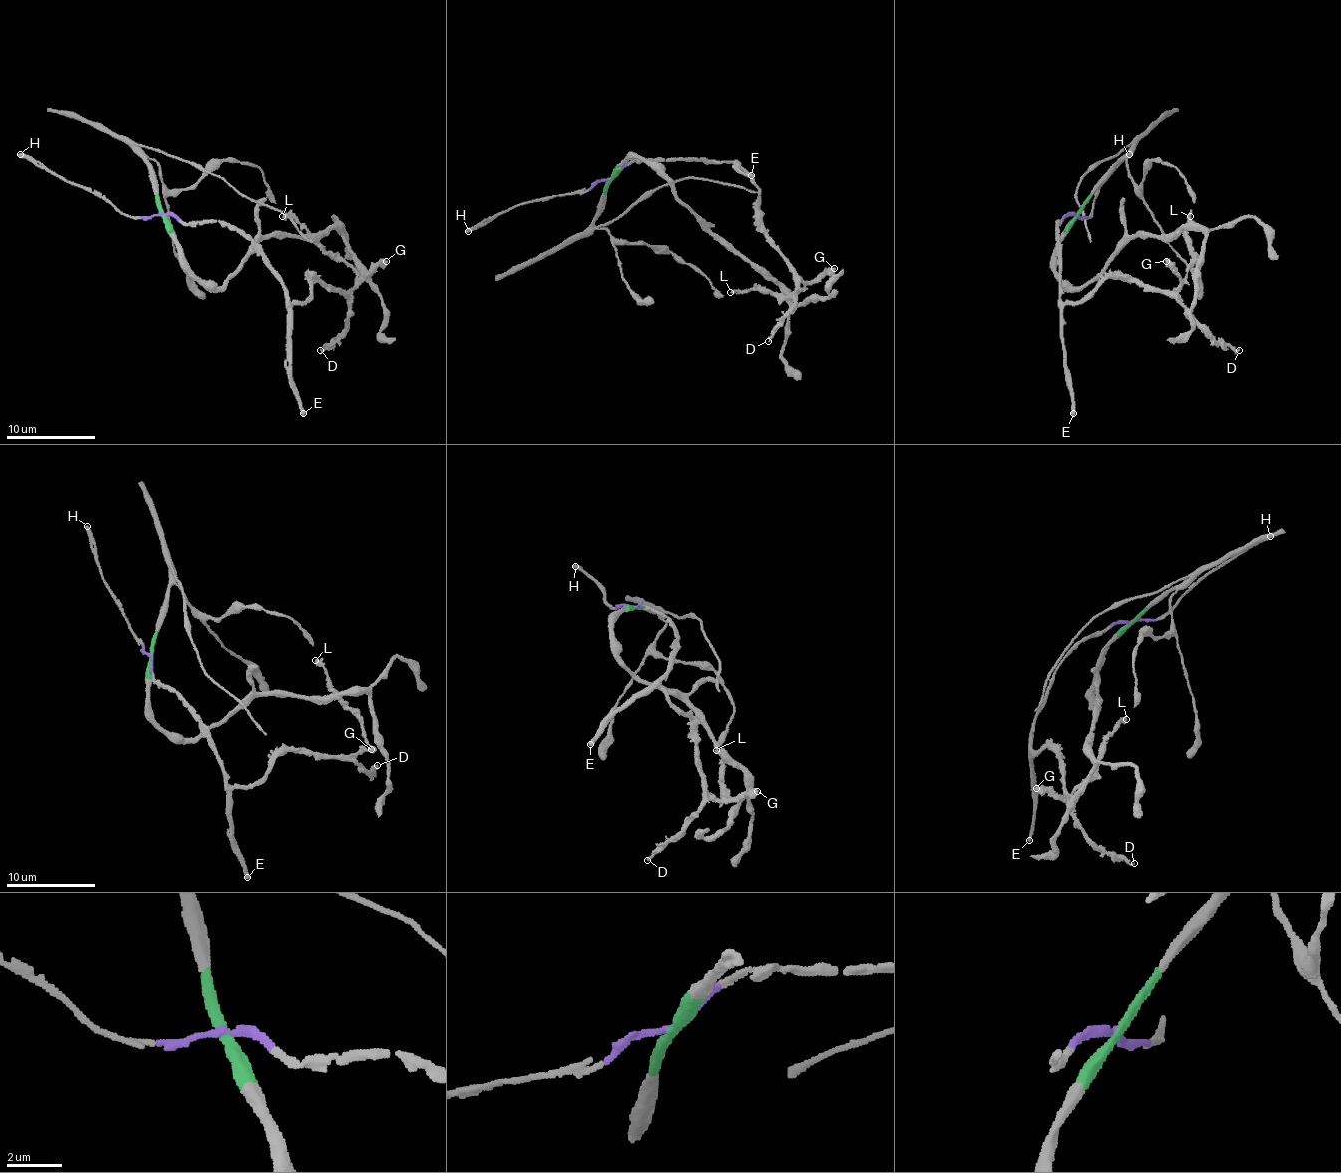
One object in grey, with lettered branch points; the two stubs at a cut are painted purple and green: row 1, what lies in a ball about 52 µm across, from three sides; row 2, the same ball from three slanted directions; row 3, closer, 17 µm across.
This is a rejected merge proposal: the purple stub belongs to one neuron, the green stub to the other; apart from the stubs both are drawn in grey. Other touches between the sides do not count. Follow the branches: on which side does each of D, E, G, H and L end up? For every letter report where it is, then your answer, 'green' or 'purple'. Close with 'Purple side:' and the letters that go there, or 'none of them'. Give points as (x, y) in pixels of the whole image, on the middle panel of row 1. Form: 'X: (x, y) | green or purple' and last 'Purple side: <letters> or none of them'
D: (768, 341) | purple
E: (751, 175) | purple
G: (834, 268) | purple
H: (468, 231) | purple
L: (730, 292) | purple
Purple side: D, E, G, H, L

